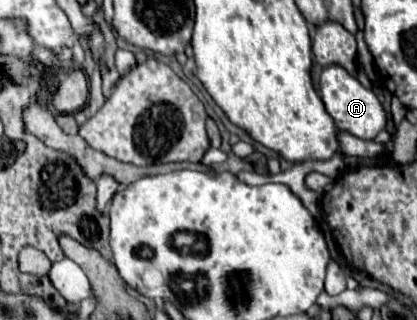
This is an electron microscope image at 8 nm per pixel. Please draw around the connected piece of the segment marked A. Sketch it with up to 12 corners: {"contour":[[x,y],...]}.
{"contour":[[338,64],[318,92],[340,130],[372,140],[386,112],[372,90]]}

